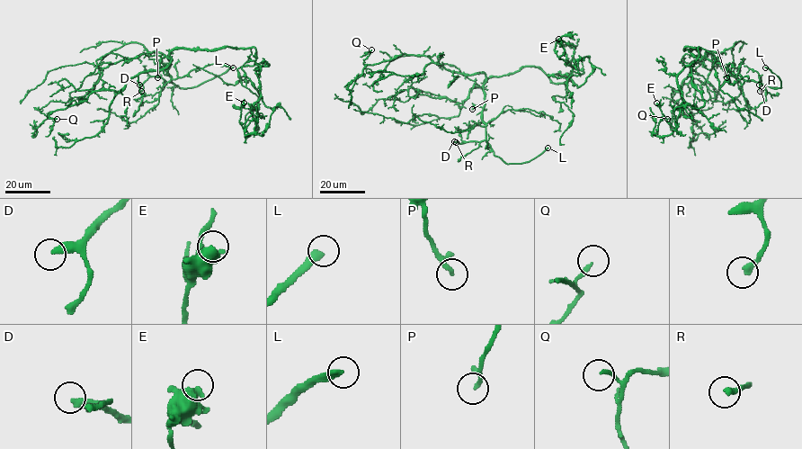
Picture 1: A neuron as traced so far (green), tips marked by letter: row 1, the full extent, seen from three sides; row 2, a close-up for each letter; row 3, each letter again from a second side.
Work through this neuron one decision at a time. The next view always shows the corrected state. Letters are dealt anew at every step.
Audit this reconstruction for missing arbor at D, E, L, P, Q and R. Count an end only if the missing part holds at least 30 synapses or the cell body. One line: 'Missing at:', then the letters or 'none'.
Missing at: D, L, R

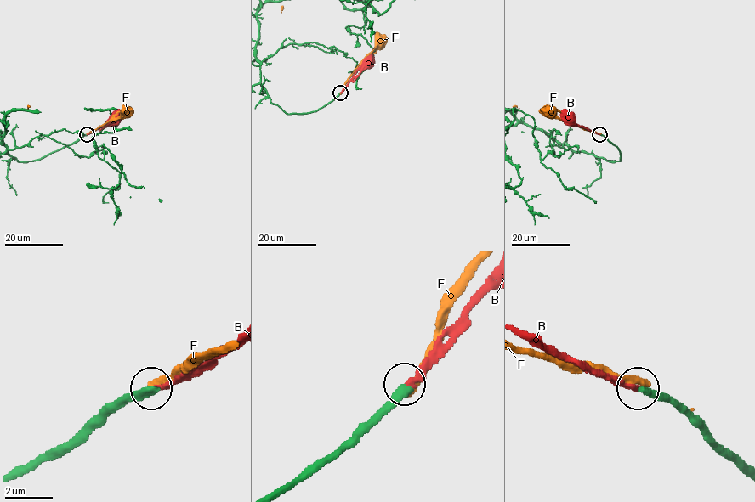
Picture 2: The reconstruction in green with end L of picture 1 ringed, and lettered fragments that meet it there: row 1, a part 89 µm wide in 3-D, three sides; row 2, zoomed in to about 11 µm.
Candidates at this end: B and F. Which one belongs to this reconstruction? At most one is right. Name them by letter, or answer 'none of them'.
B

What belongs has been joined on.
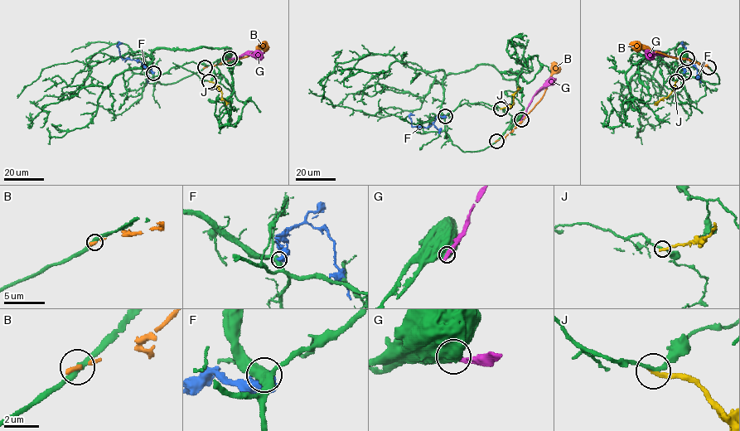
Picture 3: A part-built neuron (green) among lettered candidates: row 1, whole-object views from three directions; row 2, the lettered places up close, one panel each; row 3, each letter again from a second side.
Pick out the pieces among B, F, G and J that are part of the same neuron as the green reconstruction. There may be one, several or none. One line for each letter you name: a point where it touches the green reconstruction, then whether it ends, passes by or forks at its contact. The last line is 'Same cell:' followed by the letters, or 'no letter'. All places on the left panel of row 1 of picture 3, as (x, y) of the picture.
Same cell: no letter

